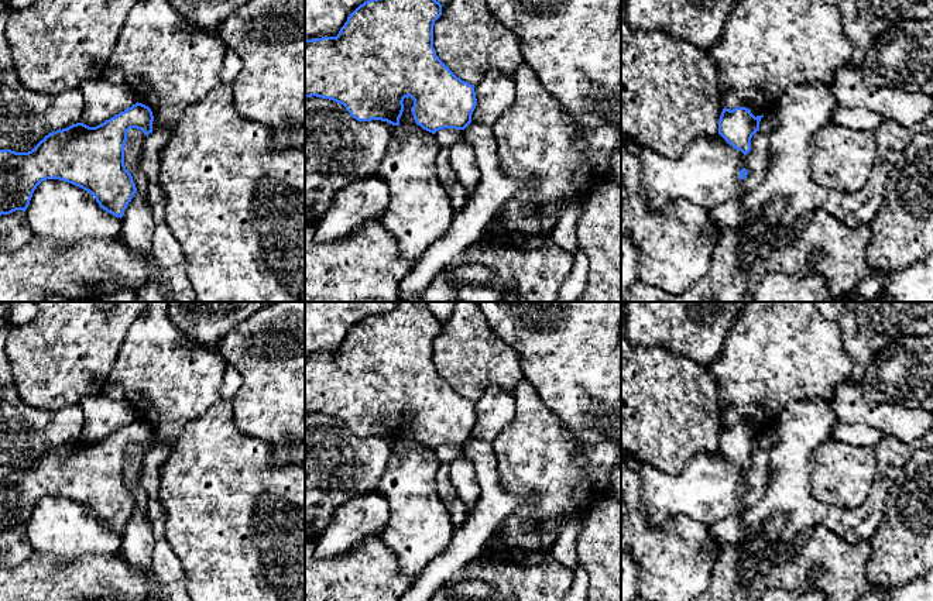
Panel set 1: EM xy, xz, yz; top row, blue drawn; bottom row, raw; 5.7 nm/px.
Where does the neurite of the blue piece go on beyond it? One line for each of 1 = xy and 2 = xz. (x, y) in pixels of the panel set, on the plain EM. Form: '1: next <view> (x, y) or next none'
1: next none
2: next none

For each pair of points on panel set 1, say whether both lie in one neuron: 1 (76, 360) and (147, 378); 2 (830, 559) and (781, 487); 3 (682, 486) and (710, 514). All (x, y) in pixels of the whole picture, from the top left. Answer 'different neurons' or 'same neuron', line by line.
1: different neurons
2: different neurons
3: same neuron

